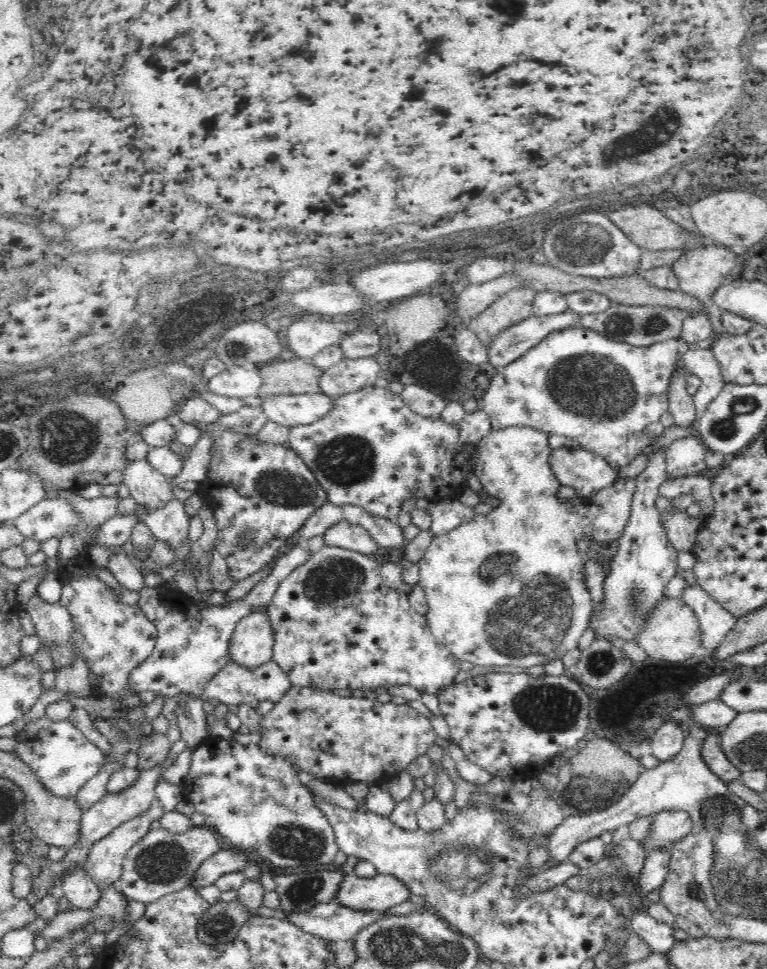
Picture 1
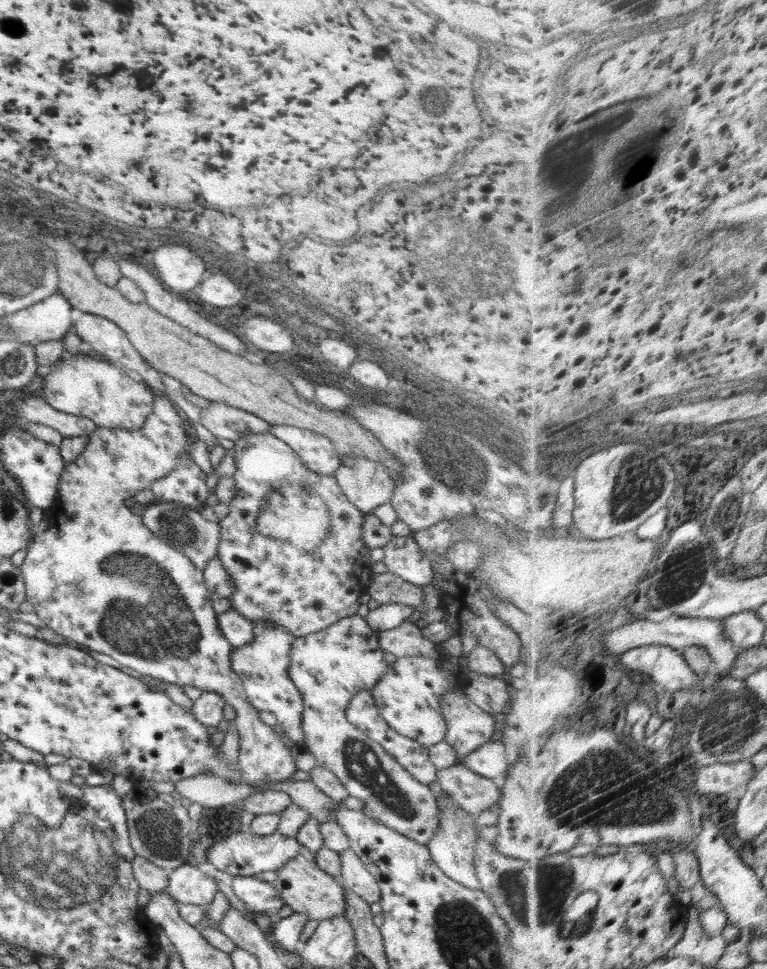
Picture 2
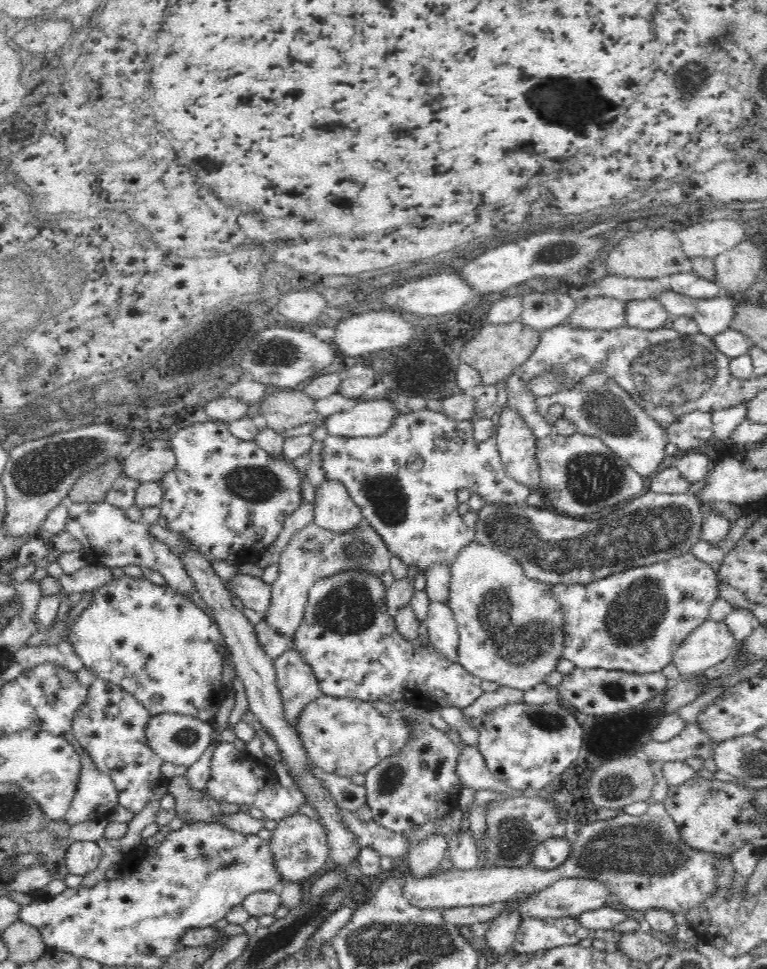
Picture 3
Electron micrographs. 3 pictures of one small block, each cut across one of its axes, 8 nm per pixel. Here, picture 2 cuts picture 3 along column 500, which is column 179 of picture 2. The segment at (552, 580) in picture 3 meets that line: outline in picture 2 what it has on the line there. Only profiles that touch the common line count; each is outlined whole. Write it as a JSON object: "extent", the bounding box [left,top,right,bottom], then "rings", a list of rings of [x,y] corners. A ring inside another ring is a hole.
{"extent":[141,501,221,571],"rings":[[[155,501],[144,506],[141,519],[154,536],[182,552],[199,571],[206,568],[212,557],[216,557],[221,537],[220,525],[205,519],[197,508],[187,507],[174,501]]]}

